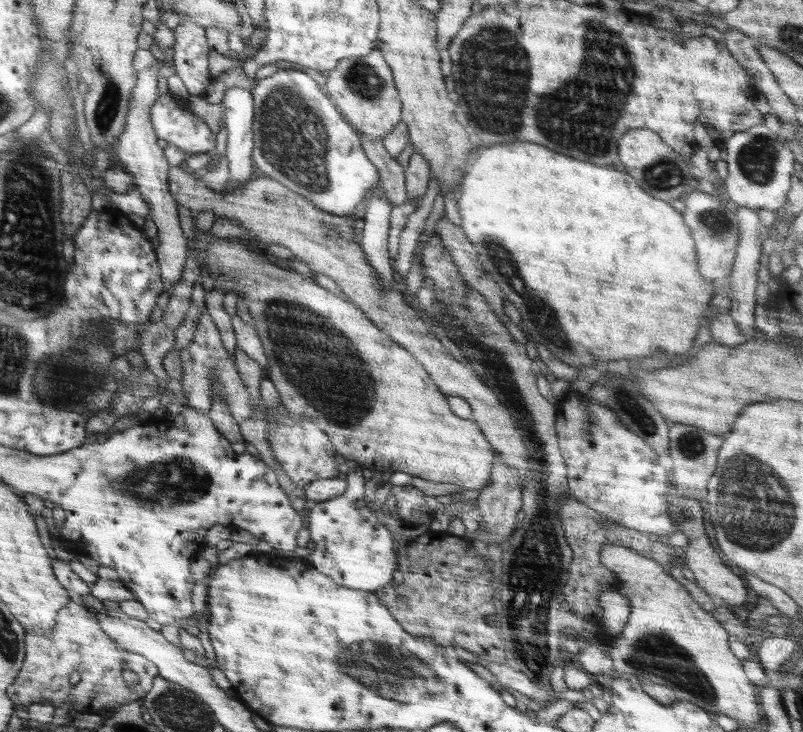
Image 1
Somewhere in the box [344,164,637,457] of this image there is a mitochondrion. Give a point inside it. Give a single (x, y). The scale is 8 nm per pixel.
(543, 317)

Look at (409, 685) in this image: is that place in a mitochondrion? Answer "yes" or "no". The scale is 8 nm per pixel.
yes

